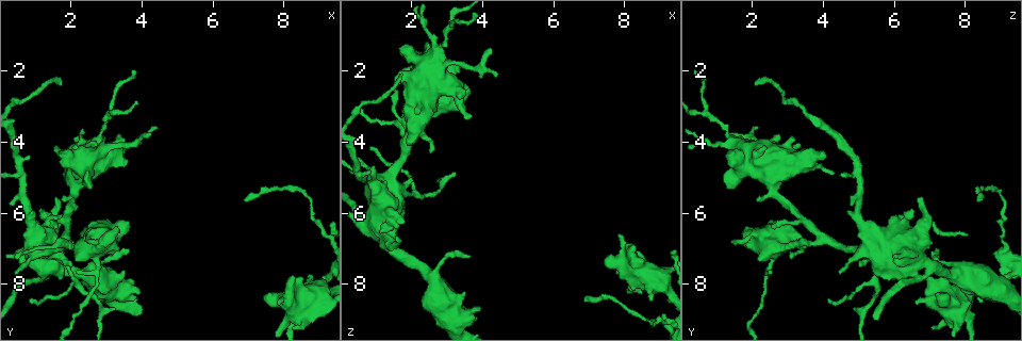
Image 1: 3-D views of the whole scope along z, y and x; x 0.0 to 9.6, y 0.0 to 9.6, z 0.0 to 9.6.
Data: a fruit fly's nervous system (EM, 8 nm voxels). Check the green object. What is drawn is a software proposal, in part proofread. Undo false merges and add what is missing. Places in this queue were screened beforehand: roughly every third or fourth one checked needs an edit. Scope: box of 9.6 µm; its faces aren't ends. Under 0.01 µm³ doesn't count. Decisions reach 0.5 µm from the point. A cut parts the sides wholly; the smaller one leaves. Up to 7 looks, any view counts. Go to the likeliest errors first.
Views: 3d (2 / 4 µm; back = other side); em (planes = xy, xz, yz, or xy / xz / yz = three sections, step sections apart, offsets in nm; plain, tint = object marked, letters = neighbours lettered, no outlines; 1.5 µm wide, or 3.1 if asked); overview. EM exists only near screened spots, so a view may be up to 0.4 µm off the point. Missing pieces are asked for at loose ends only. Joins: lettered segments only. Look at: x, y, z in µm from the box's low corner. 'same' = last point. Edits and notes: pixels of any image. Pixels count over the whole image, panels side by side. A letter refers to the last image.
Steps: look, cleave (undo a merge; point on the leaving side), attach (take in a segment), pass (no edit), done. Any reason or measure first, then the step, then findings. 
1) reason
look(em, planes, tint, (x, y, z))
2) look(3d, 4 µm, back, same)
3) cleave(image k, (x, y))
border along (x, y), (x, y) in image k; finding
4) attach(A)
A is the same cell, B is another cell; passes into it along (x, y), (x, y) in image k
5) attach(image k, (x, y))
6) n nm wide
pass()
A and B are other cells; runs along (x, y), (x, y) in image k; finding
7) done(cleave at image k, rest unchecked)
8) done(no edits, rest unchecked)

thick end
look(em, planes, letters, (2.10, 4.00, 3.15))

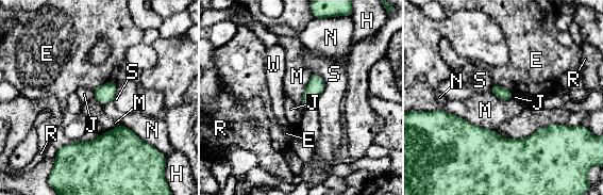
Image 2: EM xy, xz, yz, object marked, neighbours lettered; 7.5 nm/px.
pass()
E, H, J, M, N, R, S and W are other cells; no lettered segment goes on from it

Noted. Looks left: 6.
sudden change in width
look(em, xz, step 4, letters, (3.60, 8.15, 8.85))

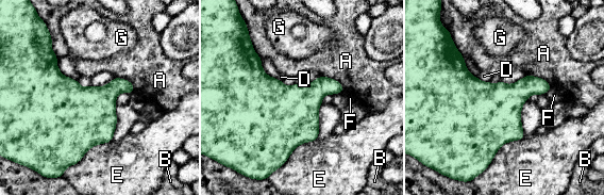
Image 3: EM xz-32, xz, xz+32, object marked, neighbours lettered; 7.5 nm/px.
look(em, planes, letters, same)

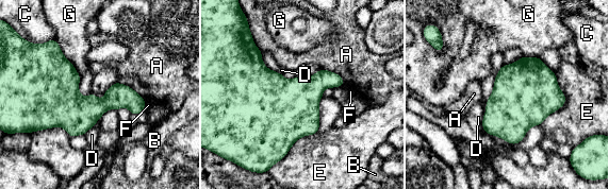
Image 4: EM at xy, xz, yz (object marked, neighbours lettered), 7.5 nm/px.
70 nm wide
pass()
A, B, C, D, E, F and G are other cells; border along (486, 102), (482, 129), (514, 144) in image 4; continuous, no second neuron

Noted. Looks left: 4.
thin end
look(em, planes, plain, (4.20, 3.75, 1.35))

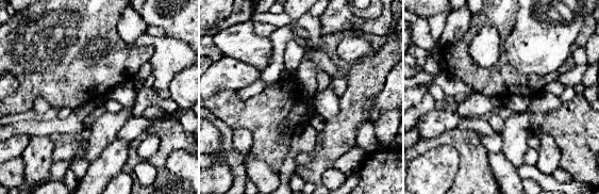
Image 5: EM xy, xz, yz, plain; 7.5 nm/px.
where the object lies
look(em, planes, tint, same)

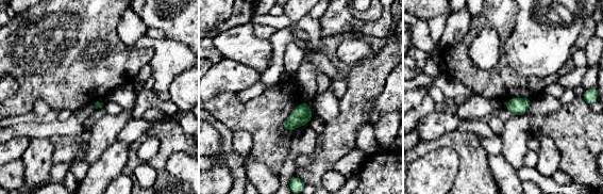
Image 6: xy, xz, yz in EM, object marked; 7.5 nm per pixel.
what lies round it
look(em, planes, letters, same)

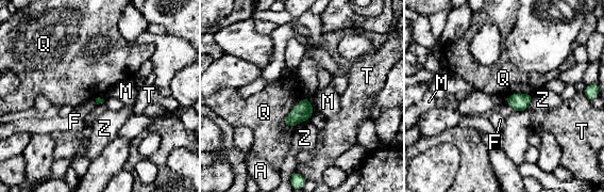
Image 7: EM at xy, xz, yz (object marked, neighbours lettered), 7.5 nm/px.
Q touches over 280 nm
pass()
A, F, M, Q, T and Z are other cells; border along (303, 97), (284, 120), (283, 126) in image 7; none of them fits

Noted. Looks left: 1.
done(no edits, rest unchecked)

